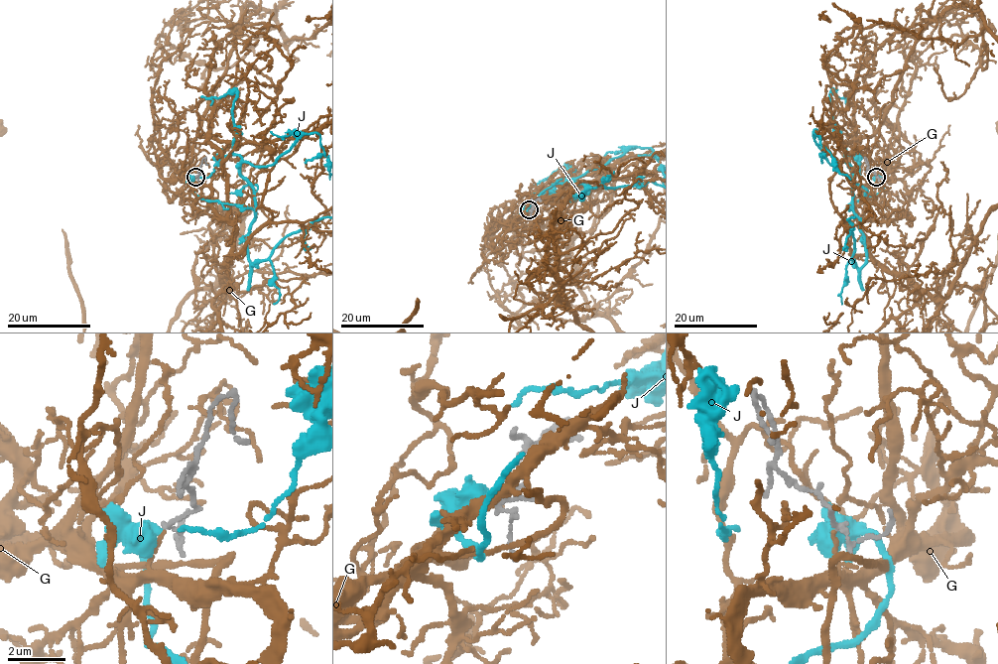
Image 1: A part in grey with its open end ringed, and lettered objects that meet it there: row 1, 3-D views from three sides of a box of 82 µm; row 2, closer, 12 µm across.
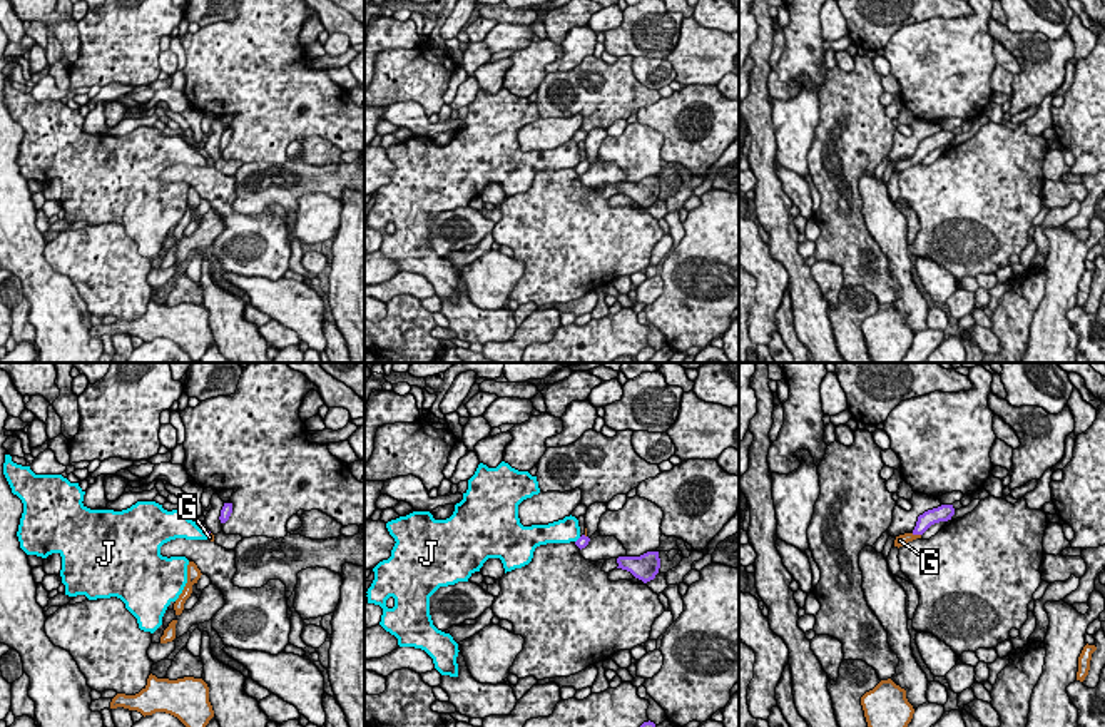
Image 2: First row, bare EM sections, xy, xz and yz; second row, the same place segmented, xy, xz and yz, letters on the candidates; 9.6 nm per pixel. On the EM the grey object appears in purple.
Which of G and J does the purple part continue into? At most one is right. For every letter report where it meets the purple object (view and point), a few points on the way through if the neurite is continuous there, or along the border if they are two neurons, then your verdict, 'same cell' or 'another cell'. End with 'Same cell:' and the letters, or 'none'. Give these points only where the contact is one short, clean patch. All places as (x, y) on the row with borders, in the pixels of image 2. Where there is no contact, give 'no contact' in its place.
G: contact yz (916, 533); way yz (935, 515), (916, 533), (900, 540); same cell
J: contact xz (577, 540); border xz (580, 537), (575, 542); another cell
Same cell: G

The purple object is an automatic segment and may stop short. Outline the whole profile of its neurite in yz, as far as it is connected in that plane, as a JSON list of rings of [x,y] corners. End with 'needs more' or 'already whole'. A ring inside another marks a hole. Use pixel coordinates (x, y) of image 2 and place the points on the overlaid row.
[[[941,505],[938,508],[928,510],[918,516],[916,526],[911,533],[896,536],[894,547],[903,547],[908,541],[921,538],[921,535],[934,523],[948,521],[955,515],[953,505]]]; needs more

